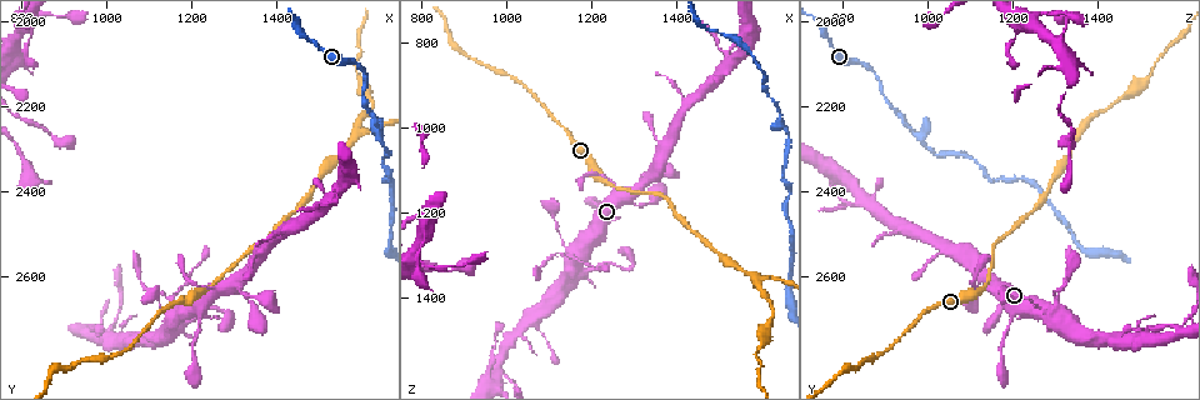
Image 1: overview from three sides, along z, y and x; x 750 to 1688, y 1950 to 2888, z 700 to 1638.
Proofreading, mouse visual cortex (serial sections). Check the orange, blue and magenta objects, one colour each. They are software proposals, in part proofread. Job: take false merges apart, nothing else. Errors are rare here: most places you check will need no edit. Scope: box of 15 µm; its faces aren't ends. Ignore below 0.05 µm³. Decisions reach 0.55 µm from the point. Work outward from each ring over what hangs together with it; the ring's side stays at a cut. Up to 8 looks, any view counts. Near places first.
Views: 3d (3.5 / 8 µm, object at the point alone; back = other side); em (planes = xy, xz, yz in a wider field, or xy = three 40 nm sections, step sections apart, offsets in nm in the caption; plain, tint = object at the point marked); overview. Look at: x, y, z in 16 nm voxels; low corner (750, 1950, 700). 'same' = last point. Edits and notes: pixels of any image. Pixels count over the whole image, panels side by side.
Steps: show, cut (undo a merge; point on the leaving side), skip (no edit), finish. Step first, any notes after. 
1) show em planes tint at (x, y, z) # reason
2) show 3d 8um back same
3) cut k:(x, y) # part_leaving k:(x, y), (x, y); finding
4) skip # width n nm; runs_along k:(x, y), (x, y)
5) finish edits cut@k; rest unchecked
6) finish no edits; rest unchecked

show 3d 8um at (1640, 2265, 980) # a fork

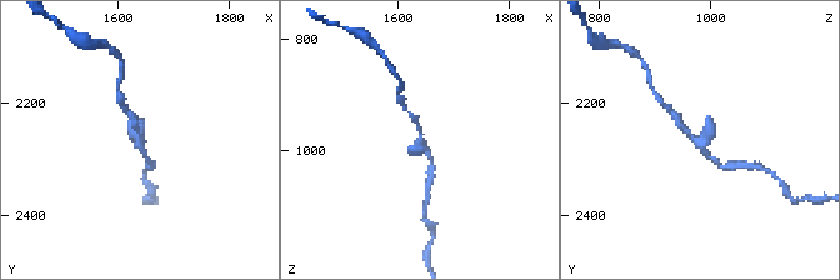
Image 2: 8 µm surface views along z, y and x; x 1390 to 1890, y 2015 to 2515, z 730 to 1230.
show 3d 3.5um at (1640, 2270, 975) # zoom in

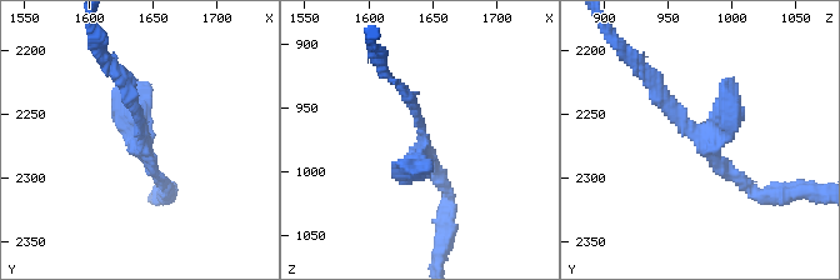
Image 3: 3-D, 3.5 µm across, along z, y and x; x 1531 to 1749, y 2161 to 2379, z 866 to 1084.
show em xy step 1 tint at (1642, 2268, 978)

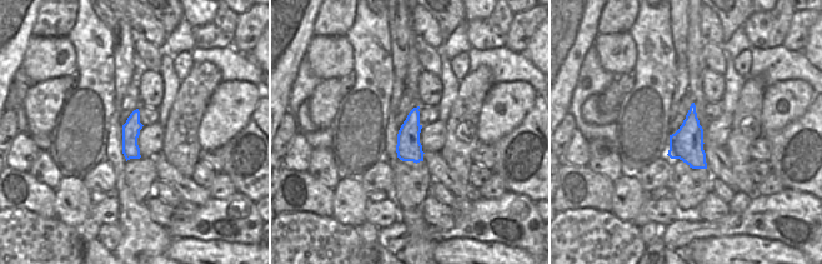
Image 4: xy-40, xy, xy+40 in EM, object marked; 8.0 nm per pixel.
skip # width 200 nm; runs_along 3:(656, 81), (681, 124), (759, 193); all the same cell

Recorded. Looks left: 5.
show 3d 3.5um at (1590, 2255, 1360)

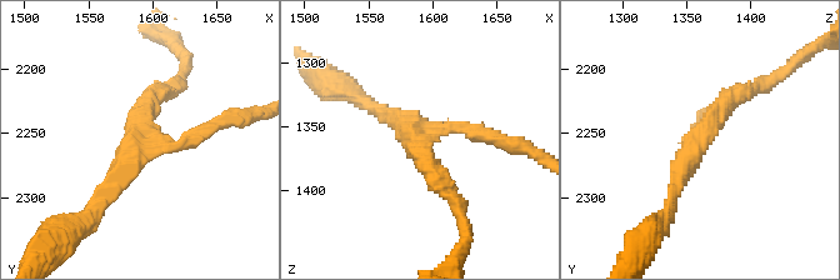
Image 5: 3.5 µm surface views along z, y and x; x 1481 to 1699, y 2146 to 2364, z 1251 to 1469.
skip # arms 3; runs_along 5:(669, 208), (710, 120), (749, 93); one cell here

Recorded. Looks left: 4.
show 3d 3.5um at (980, 2740, 1560)

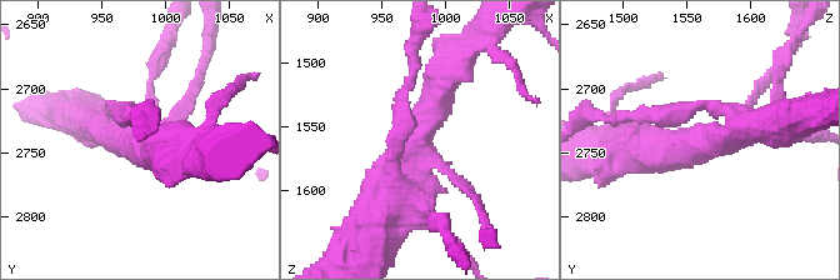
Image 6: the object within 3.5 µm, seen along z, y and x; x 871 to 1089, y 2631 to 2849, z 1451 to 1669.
show em xy step 2 tint at (980, 2742, 1564)

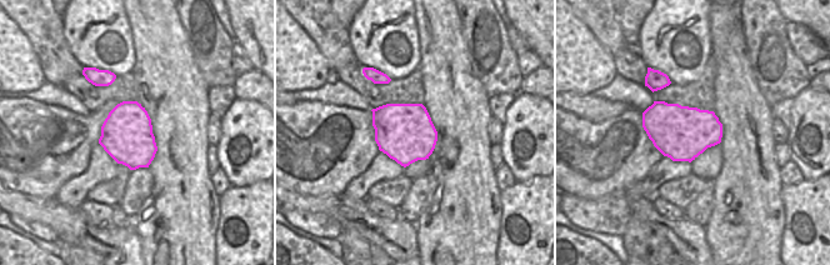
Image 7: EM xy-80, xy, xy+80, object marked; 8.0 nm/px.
skip # width 460 nm; runs_along 6:(445, 70), (380, 211); all the same cell

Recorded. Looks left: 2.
finish no edits; rest unchecked

